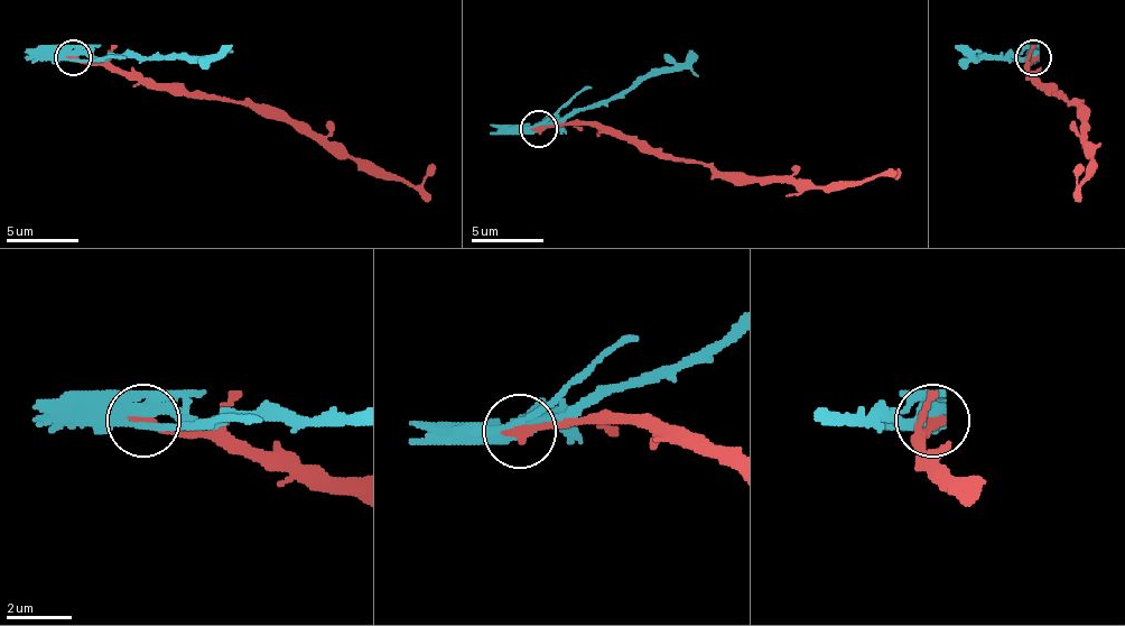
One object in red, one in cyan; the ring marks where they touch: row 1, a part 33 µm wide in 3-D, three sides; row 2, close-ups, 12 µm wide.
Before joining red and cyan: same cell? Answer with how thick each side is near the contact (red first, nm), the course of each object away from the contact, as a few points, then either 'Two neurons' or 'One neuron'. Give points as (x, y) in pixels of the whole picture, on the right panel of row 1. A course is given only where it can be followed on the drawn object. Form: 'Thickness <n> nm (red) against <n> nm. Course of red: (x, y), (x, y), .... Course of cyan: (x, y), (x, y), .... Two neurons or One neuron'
Thickness 360 nm (red) against 400 nm. Course of red: (1032, 58), (1029, 70), (1082, 117), (1082, 149), (1090, 156), (1090, 171), (1079, 185), (1079, 164). Course of cyan: (1032, 58), (974, 58), (959, 44). Two neurons

